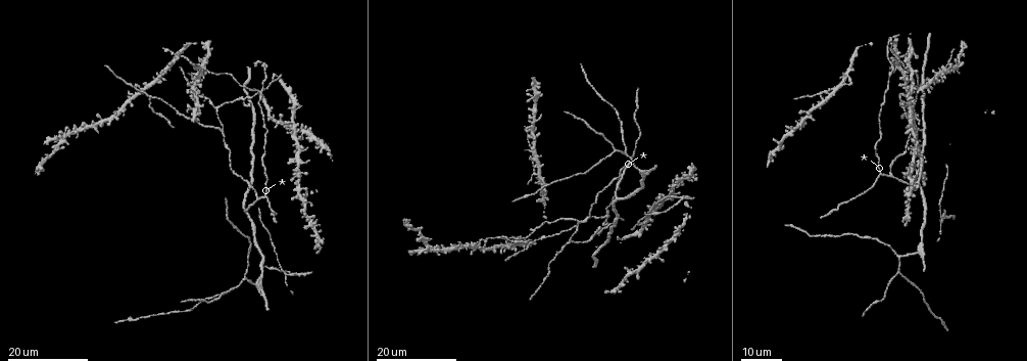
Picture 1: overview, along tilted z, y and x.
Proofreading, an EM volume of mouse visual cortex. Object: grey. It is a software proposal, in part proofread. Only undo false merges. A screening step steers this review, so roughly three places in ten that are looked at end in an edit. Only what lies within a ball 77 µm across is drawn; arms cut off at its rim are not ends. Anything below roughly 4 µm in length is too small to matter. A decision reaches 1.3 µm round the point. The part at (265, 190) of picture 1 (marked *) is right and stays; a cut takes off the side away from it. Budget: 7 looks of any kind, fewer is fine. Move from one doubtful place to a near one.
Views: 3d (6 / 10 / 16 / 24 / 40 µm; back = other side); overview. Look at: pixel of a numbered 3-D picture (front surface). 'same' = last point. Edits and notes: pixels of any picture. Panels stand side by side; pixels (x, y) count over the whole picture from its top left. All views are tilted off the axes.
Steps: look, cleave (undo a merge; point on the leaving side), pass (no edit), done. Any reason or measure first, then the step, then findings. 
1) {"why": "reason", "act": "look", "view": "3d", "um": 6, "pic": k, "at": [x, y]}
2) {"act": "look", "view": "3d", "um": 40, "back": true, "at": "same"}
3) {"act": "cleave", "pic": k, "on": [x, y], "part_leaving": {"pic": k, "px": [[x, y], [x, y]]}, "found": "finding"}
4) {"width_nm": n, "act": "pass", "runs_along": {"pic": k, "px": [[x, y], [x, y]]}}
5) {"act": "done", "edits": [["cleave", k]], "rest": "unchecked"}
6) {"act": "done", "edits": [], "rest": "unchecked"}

{"act": "look", "view": "3d", "um": 24, "pic": 1, "at": [638, 169]}

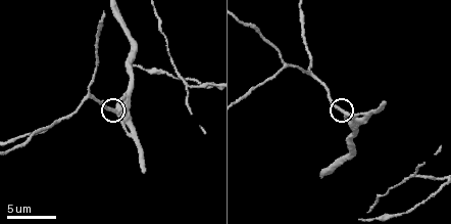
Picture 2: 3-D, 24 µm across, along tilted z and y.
{"act": "look", "view": "3d", "um": 10, "pic": 2, "at": [114, 112]}

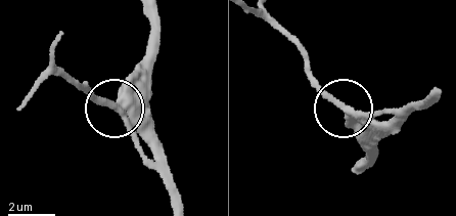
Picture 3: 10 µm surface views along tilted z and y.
{"act": "pass", "runs_along": {"pic": 3, "px": [[150, 13], [150, 74], [117, 110], [160, 172]]}, "found": "all the same cell"}

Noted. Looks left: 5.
{"why": "three-way junction", "act": "look", "view": "3d", "um": 10, "pic": 2, "at": [312, 72]}

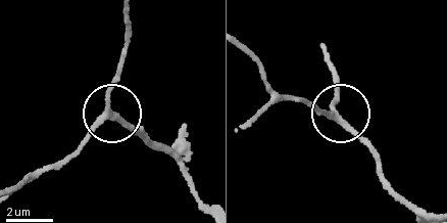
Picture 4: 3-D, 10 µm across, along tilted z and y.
{"act": "pass", "runs_along": {"pic": 4, "px": [[412, 211], [388, 185], [374, 150], [333, 107], [336, 86]]}, "found": "one cell here"}

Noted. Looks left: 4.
{"why": "three arms meet", "act": "look", "view": "3d", "um": 24, "pic": 1, "at": [920, 182]}

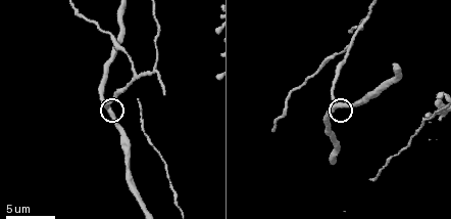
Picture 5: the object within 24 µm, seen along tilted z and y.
{"act": "look", "view": "3d", "um": 10, "pic": 5, "at": [335, 107]}

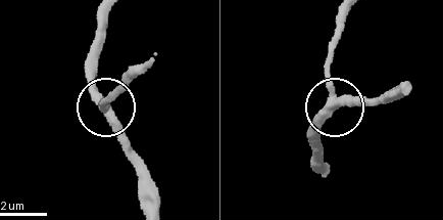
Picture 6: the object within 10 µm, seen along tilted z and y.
{"act": "look", "view": "3d", "um": 10, "back": true, "pic": 6, "at": [336, 101]}

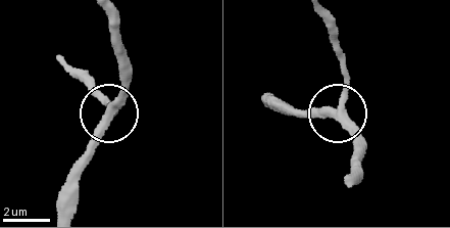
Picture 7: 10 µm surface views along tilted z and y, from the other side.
{"width_nm": 340, "act": "pass", "found": "continuous, no second cell"}

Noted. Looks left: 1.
{"act": "done", "edits": [], "rest": "unchecked"}

